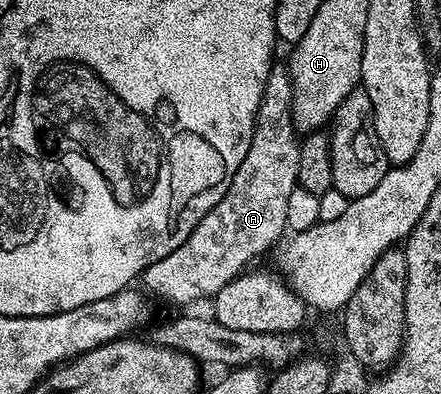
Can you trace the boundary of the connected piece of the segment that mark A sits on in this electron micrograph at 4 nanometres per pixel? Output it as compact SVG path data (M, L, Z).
M273 65L269 78L265 82L265 90L258 105L257 120L253 130L252 144L248 155L244 156L228 191L221 197L220 203L209 210L197 224L196 228L176 248L175 252L164 256L145 270L141 277L143 289L174 304L188 304L202 298L212 298L218 294L224 284L231 282L247 267L248 262L270 249L283 237L283 230L288 220L292 194L297 189L299 174L299 152L301 145L291 112L291 100L294 88L291 84L289 69Z

